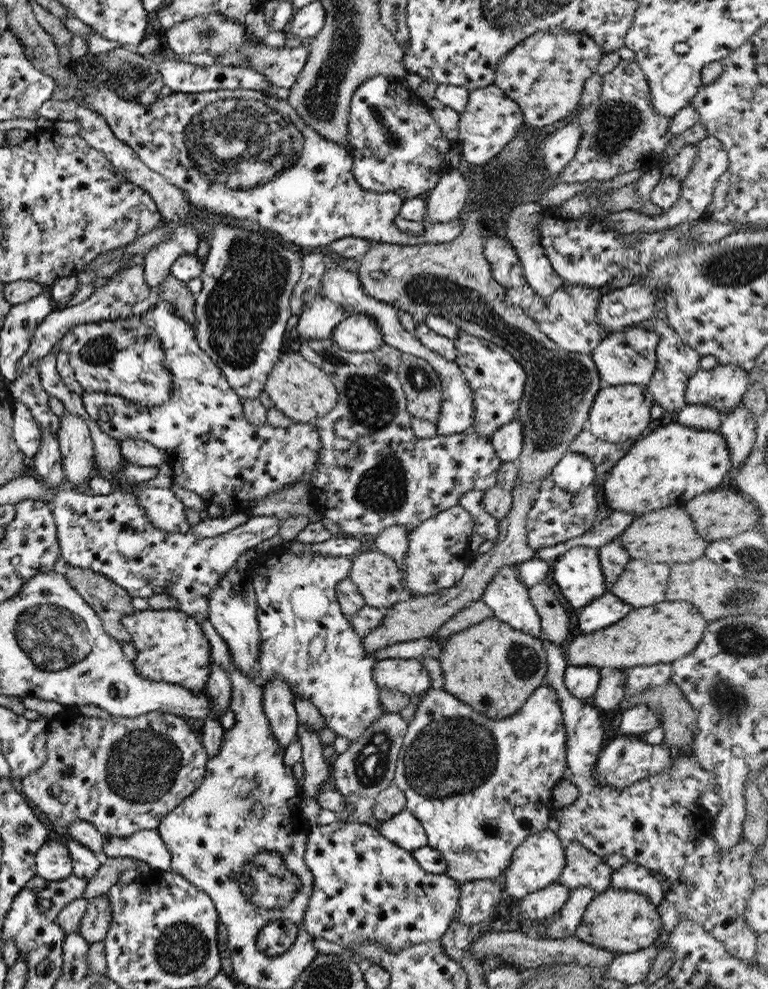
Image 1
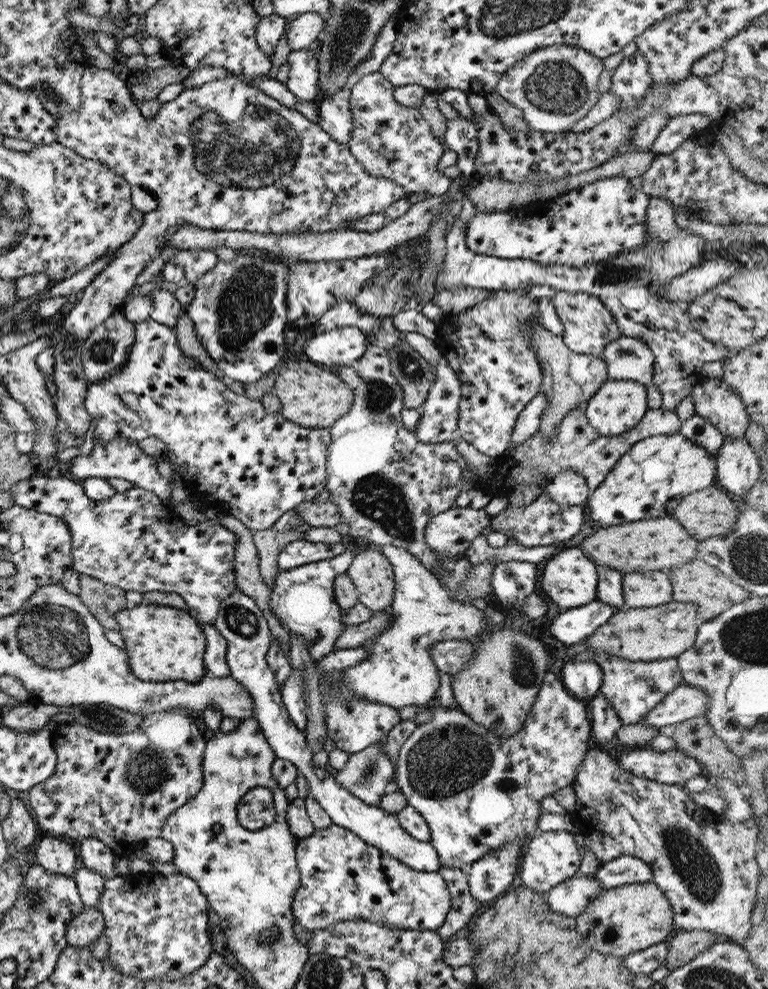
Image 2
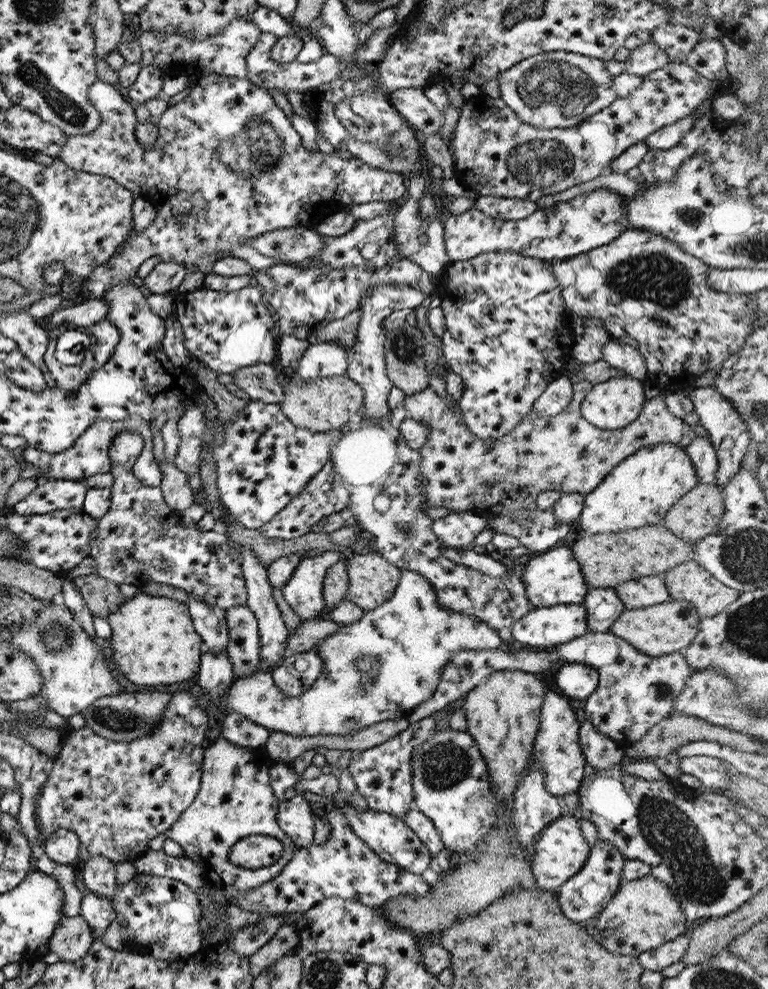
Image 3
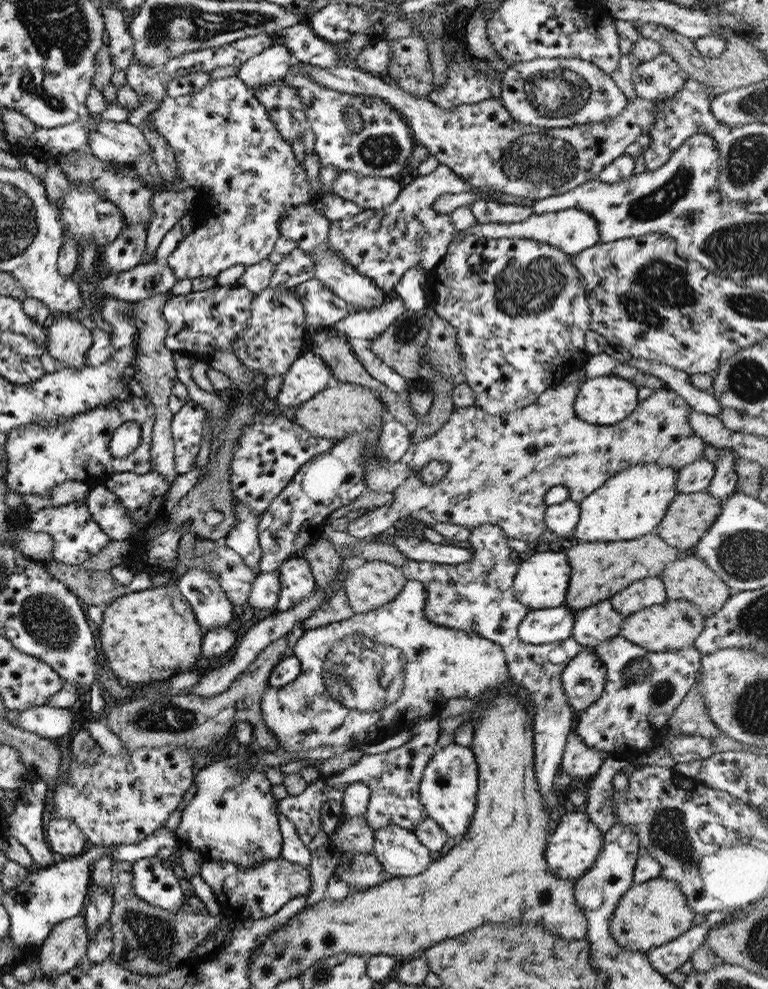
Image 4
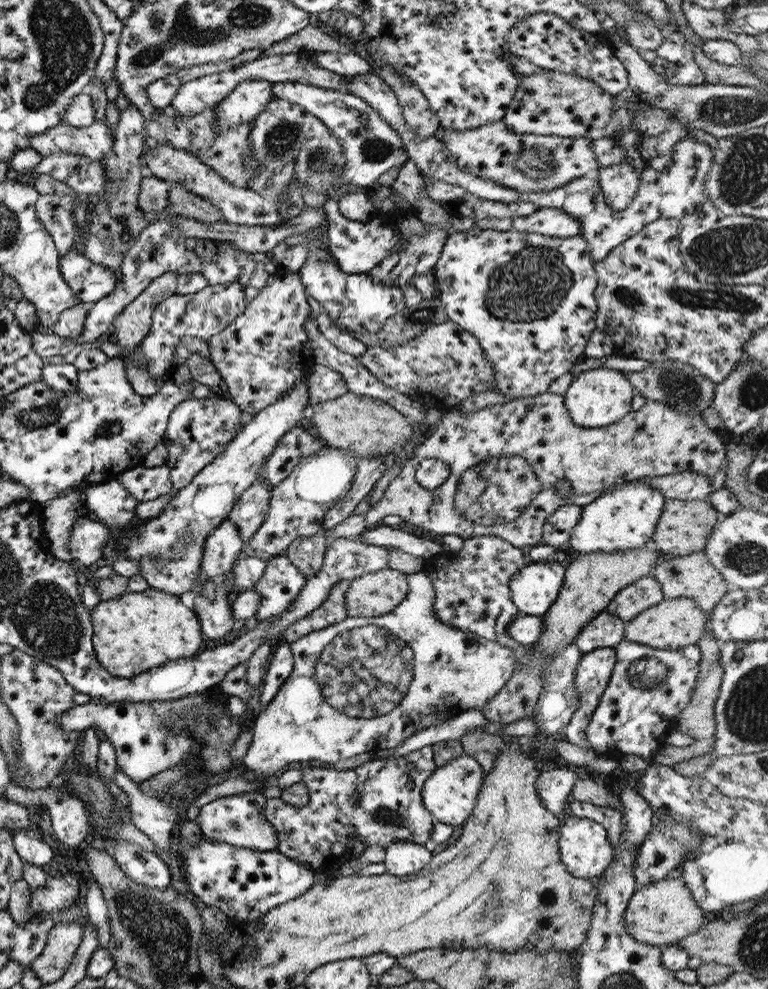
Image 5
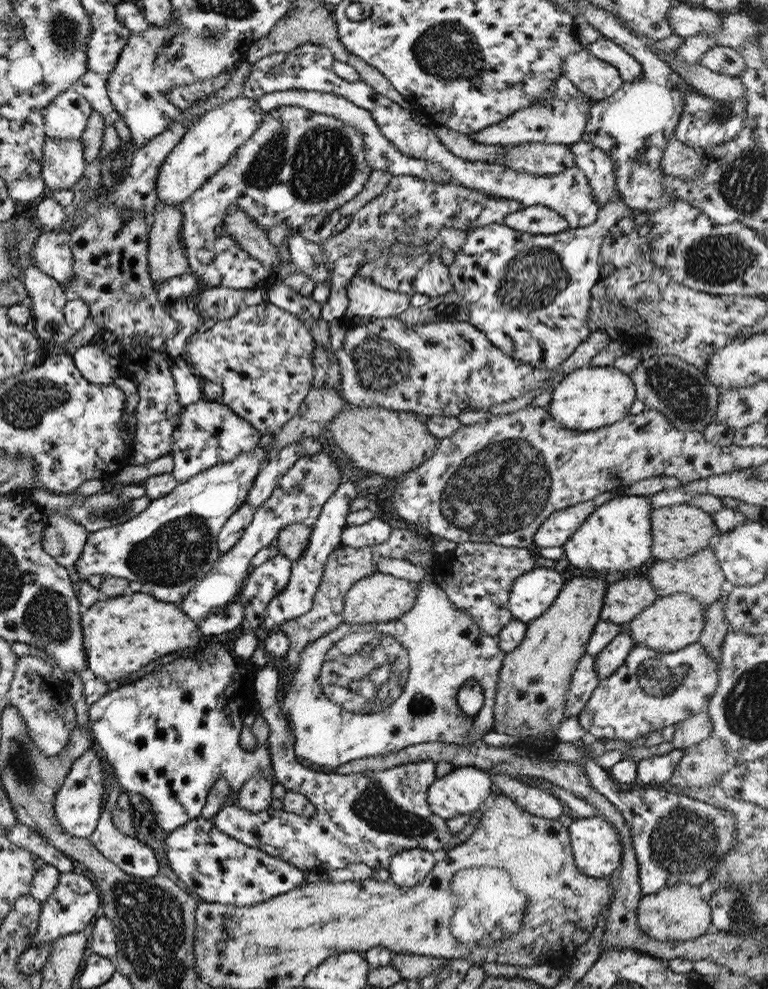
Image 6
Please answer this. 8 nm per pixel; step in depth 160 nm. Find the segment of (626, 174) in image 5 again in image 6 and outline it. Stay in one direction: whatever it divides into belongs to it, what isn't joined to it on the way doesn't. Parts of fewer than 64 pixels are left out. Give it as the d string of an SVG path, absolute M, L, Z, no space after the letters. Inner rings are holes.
M620 194L610 198L609 202L606 202L601 209L597 219L592 225L585 225L584 227L574 229L565 229L563 232L554 235L532 235L528 232L521 232L507 228L502 223L488 224L487 226L476 228L467 233L465 243L463 247L459 249L455 254L455 259L451 265L445 267L445 270L449 273L449 280L452 286L451 292L456 295L461 295L468 302L468 319L469 324L472 324L478 331L481 331L487 340L495 347L500 348L501 352L506 355L512 356L513 360L520 360L523 364L535 367L536 369L549 369L550 371L557 370L561 366L562 362L575 350L578 344L581 344L590 334L590 330L586 325L587 311L589 310L590 288L598 281L600 274L597 268L599 268L599 247L602 238L606 235L606 232L619 220L626 217L628 212L631 211L621 199Z

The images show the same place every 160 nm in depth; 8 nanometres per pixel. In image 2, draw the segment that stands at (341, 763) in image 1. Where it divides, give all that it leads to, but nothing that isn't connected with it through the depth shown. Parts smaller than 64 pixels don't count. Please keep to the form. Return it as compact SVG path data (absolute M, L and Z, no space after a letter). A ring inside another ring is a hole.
M384 739L350 754L345 766L333 771L334 781L365 804L375 805L384 794L395 769L382 750Z

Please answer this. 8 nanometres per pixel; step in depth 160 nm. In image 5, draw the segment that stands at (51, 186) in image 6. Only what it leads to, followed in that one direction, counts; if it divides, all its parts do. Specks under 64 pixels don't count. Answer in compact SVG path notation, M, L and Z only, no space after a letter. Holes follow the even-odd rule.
M94 120L85 127L72 127L61 122L45 132L32 134L29 147L42 157L61 151L89 160L100 160L110 150L113 140L111 133L113 131L109 131L104 120Z

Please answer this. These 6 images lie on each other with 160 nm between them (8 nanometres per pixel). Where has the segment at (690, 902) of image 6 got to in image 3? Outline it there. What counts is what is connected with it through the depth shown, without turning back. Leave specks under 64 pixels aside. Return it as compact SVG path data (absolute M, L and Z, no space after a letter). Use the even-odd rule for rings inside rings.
M651 874L621 883L611 900L605 904L603 911L582 925L587 934L607 952L635 958L673 940L689 928L675 896L669 892L667 885Z

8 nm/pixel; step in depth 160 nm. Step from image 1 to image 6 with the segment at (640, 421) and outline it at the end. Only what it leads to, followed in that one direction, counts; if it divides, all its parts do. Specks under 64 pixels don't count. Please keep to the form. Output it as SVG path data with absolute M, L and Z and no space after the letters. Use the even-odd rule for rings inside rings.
M586 365L567 373L561 381L557 382L550 392L550 398L551 400L546 408L549 417L555 423L573 431L593 431L597 428L610 426L629 414L630 406L635 400L634 384L628 373L622 373L613 366L591 367Z

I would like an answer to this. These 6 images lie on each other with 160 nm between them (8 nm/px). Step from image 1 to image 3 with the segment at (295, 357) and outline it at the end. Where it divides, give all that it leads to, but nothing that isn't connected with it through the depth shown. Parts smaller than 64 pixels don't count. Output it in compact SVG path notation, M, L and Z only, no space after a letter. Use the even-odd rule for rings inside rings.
M345 375L318 377L308 382L283 377L284 397L280 403L281 413L296 428L308 429L310 432L328 432L340 429L362 413L363 391Z

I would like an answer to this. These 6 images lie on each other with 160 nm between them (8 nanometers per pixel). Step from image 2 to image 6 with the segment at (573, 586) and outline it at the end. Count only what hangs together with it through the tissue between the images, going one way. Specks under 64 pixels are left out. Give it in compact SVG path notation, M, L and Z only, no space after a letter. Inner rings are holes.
M536 567L521 574L512 582L508 592L508 609L514 620L529 624L553 604L563 578L554 569Z

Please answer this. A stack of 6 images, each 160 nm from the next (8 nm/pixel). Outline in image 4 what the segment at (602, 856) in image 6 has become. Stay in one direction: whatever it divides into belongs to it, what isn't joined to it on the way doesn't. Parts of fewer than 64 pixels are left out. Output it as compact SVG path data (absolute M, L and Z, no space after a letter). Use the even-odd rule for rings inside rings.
M561 812L559 817L560 820L553 833L546 839L545 860L549 870L557 876L557 879L575 882L594 863L602 845L603 833L593 825L585 813Z

